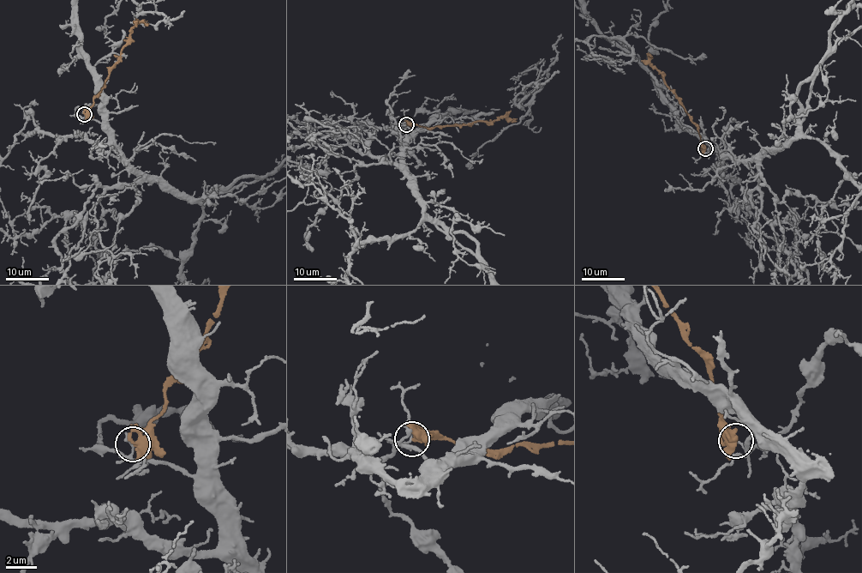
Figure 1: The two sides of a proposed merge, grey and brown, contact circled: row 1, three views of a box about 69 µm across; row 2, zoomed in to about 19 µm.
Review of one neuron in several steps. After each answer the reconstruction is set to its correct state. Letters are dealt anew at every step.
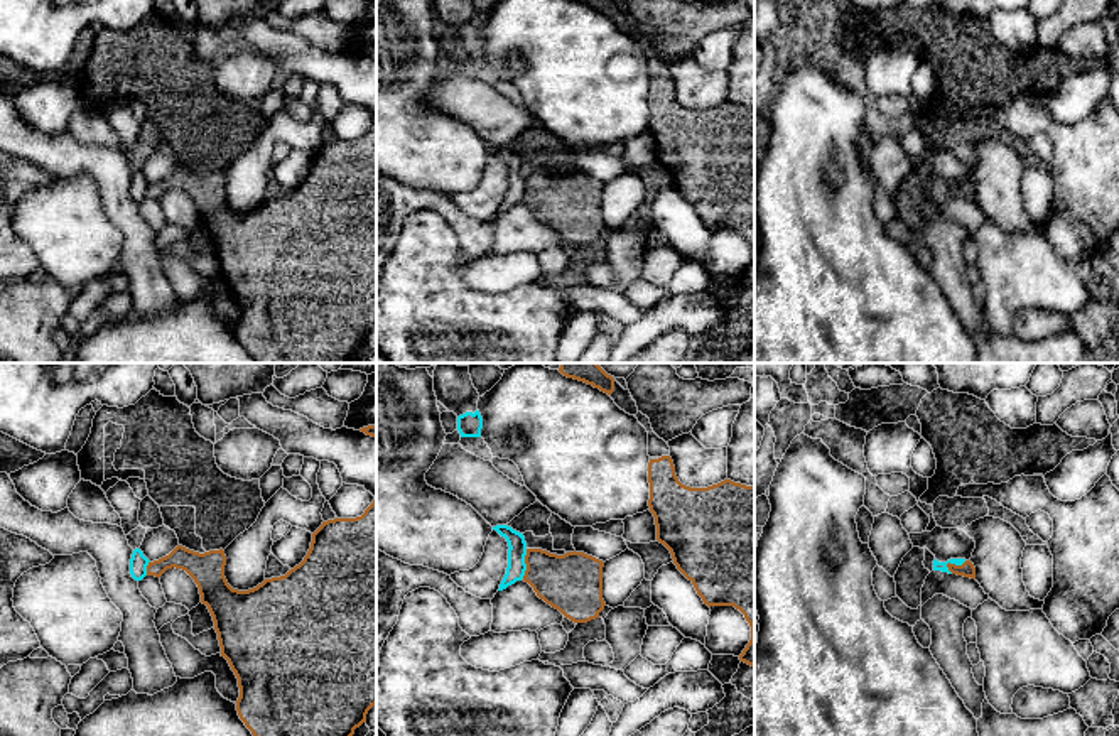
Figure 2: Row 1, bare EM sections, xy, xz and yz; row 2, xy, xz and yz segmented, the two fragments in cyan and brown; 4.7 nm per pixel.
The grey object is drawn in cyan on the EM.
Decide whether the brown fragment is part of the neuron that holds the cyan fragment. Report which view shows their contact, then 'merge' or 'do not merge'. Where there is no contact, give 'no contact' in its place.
contact in xz; do not merge

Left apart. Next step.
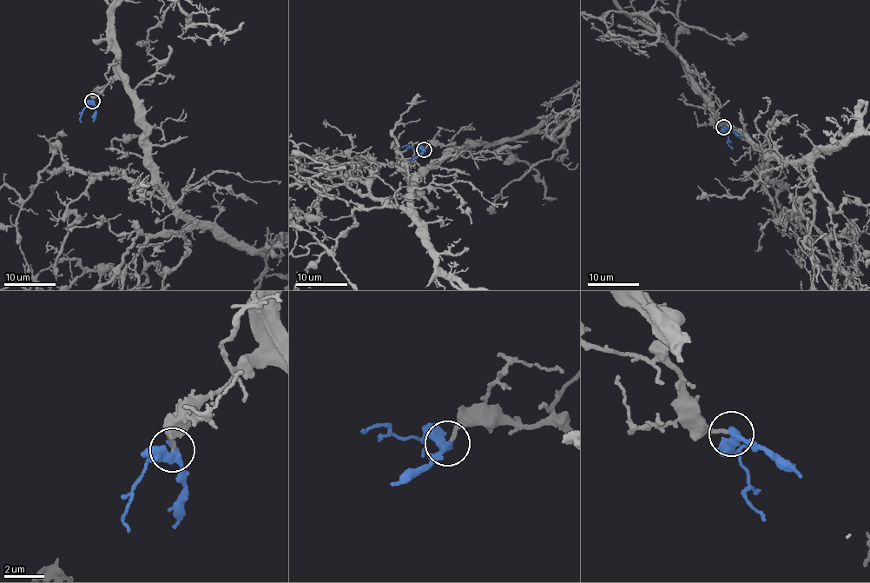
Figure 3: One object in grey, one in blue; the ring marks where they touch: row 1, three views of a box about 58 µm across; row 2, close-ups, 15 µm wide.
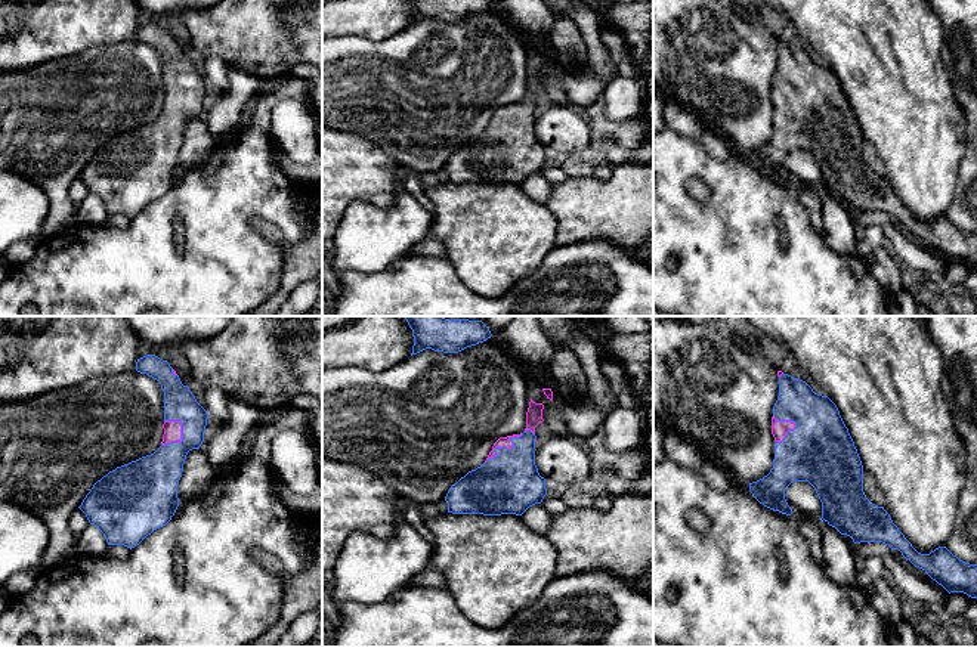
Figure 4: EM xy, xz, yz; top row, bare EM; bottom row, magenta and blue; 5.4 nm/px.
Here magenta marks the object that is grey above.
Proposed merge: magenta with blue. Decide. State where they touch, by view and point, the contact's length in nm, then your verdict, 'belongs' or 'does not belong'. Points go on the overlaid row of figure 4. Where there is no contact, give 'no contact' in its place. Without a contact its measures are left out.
meets magenta in xz at (504, 445); contact 260 nm long; belongs

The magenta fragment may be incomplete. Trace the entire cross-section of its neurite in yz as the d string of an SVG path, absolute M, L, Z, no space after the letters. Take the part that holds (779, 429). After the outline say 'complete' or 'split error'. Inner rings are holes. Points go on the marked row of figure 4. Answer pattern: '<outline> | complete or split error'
M777 371L777 377L779 396L772 417L773 468L763 479L749 483L752 496L767 508L791 516L792 510L785 499L785 489L794 482L809 482L822 502L822 523L826 521L841 535L850 536L854 544L882 542L891 550L899 550L906 560L922 569L949 594L964 592L977 598L977 564L959 560L946 547L939 547L930 554L918 552L893 523L884 507L878 507L866 498L863 465L837 405L828 396L814 393L800 378L782 371Z | split error

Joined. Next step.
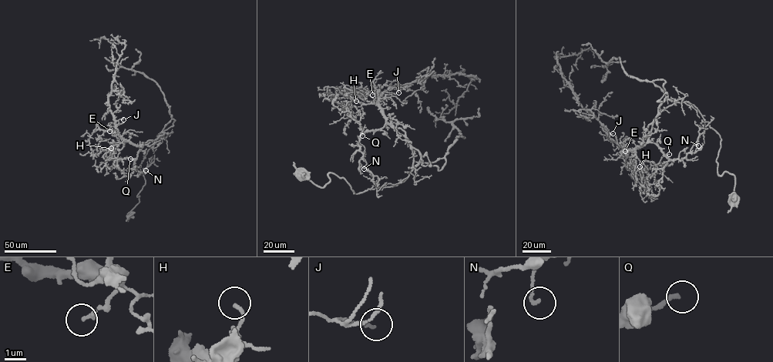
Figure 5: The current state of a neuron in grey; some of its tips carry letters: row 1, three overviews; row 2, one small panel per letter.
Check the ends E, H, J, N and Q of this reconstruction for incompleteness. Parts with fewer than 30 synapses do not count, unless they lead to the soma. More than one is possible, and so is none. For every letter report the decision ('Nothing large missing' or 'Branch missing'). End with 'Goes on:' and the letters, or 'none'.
E: Nothing large missing
H: Nothing large missing
J: Nothing large missing
N: Nothing large missing
Q: Branch missing
Goes on: Q

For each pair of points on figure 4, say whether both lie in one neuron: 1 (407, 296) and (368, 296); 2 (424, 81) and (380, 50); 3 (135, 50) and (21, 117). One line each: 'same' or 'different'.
1: same
2: same
3: same

